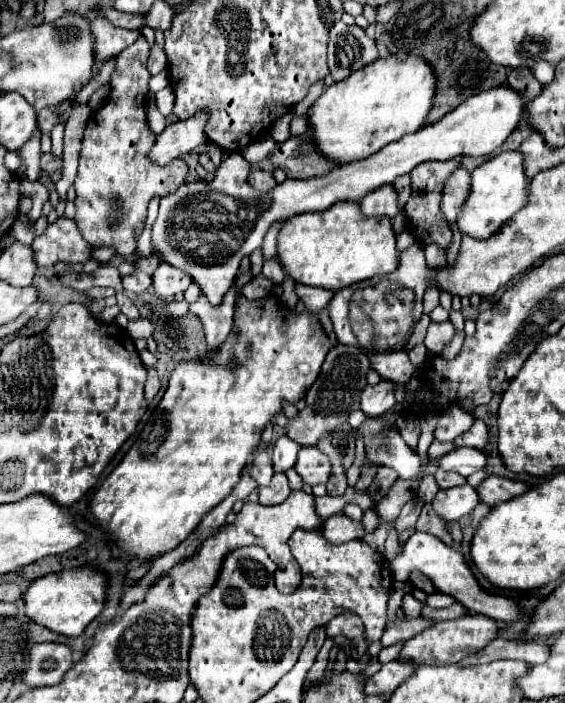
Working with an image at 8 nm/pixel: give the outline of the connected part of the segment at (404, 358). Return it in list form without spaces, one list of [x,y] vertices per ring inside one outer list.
[[[393,350],[393,352],[379,352],[371,354],[371,368],[383,378],[397,384],[407,384],[409,378],[415,374],[415,366],[409,362],[409,356],[405,350]]]

